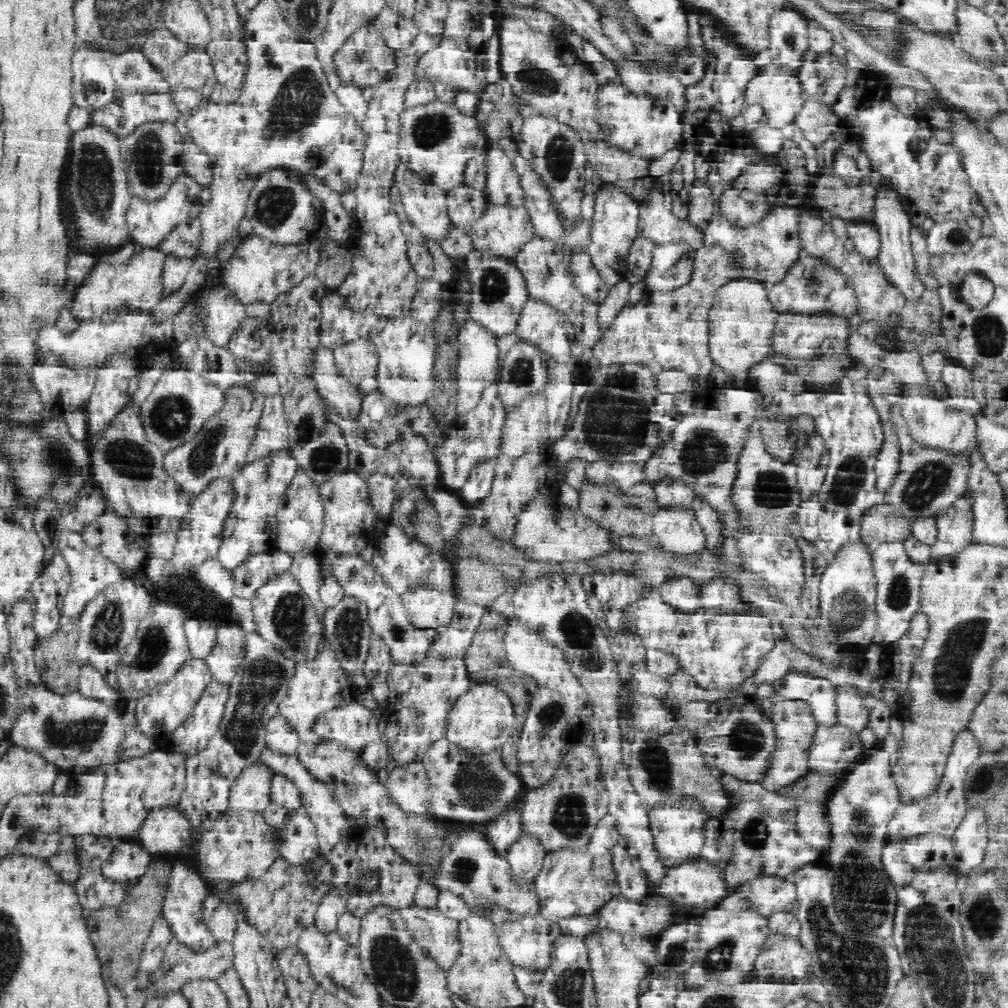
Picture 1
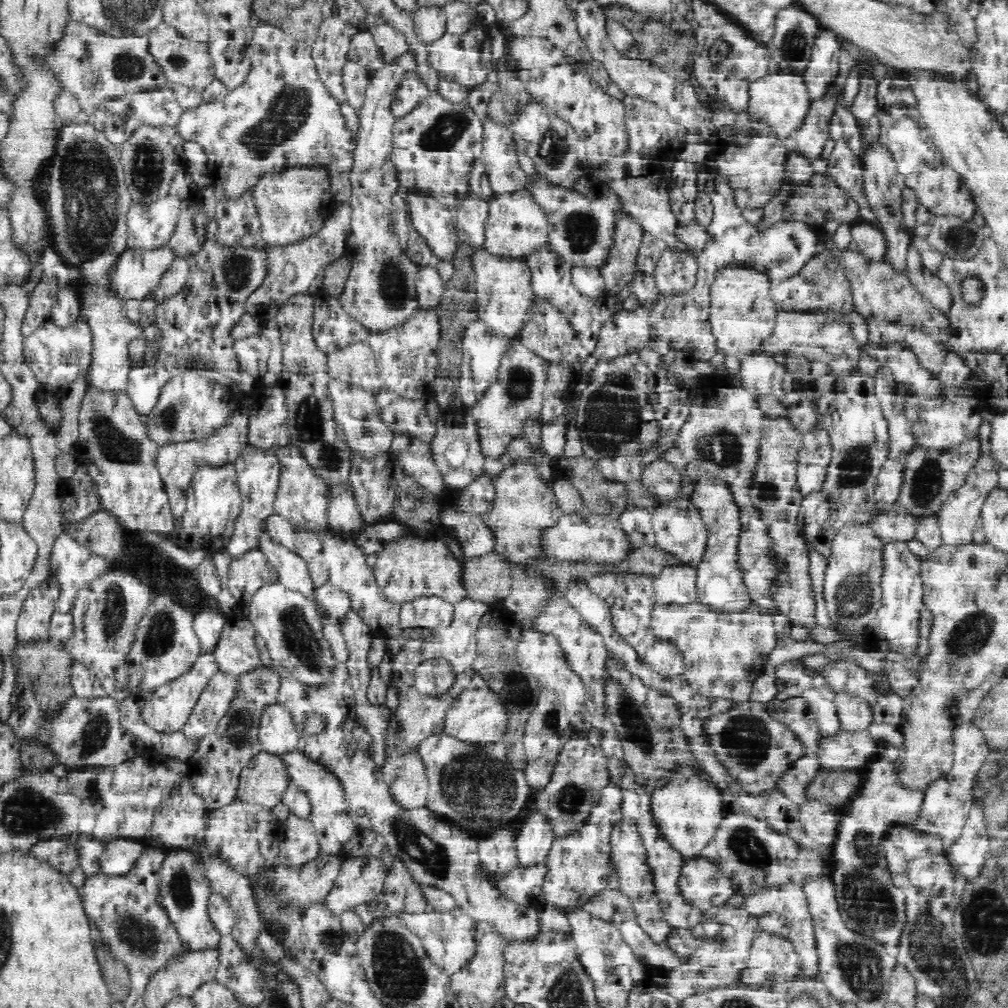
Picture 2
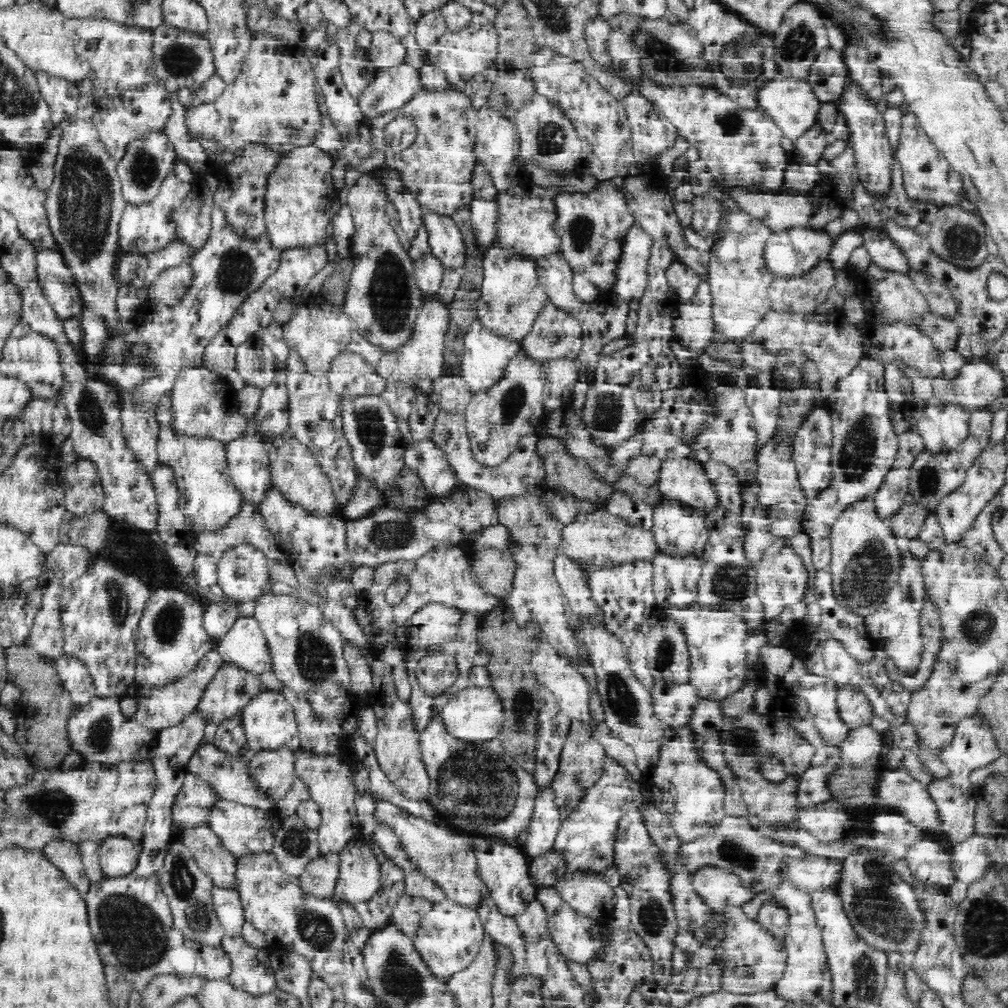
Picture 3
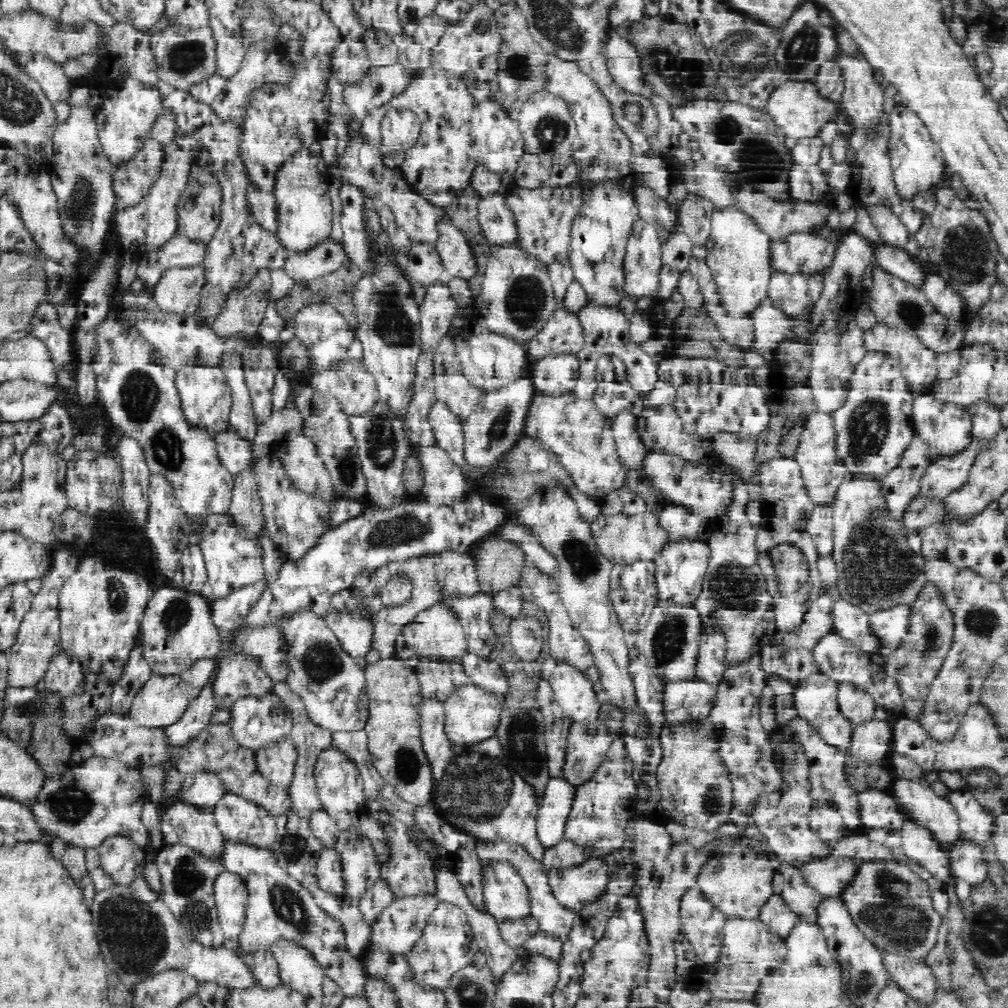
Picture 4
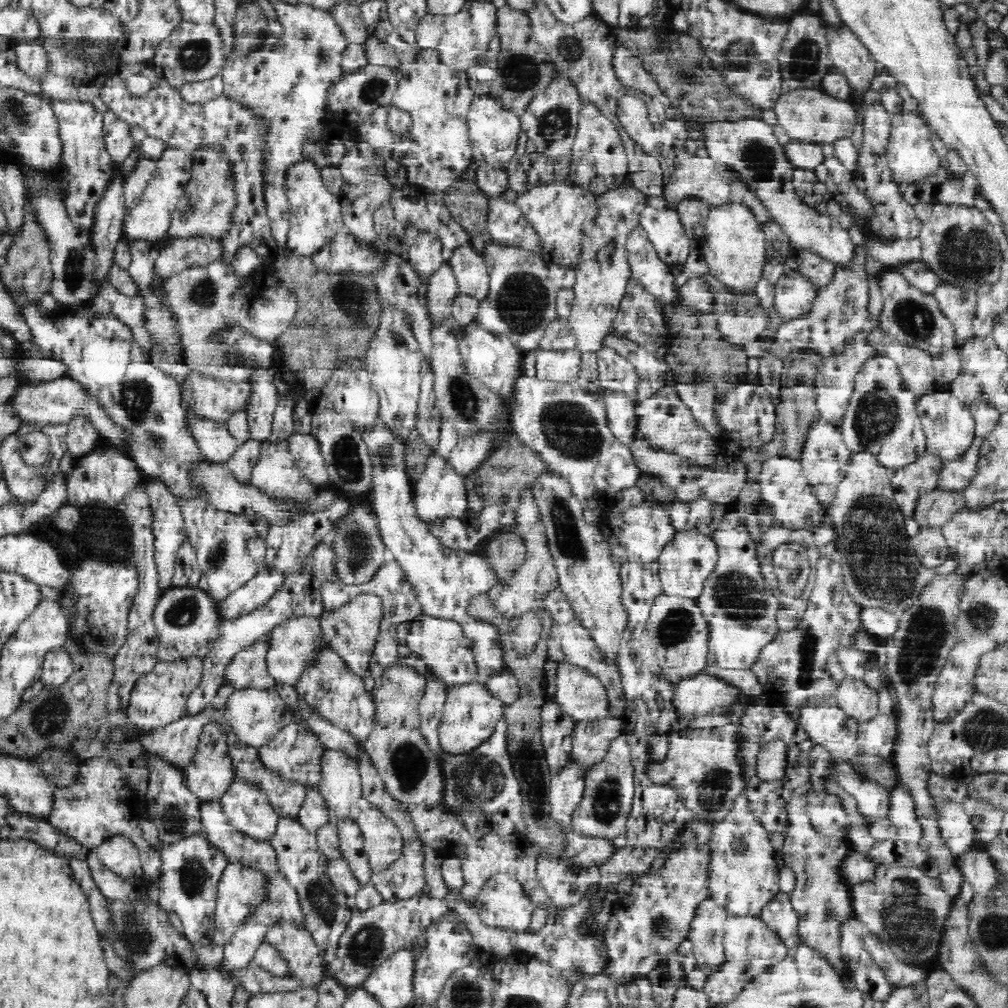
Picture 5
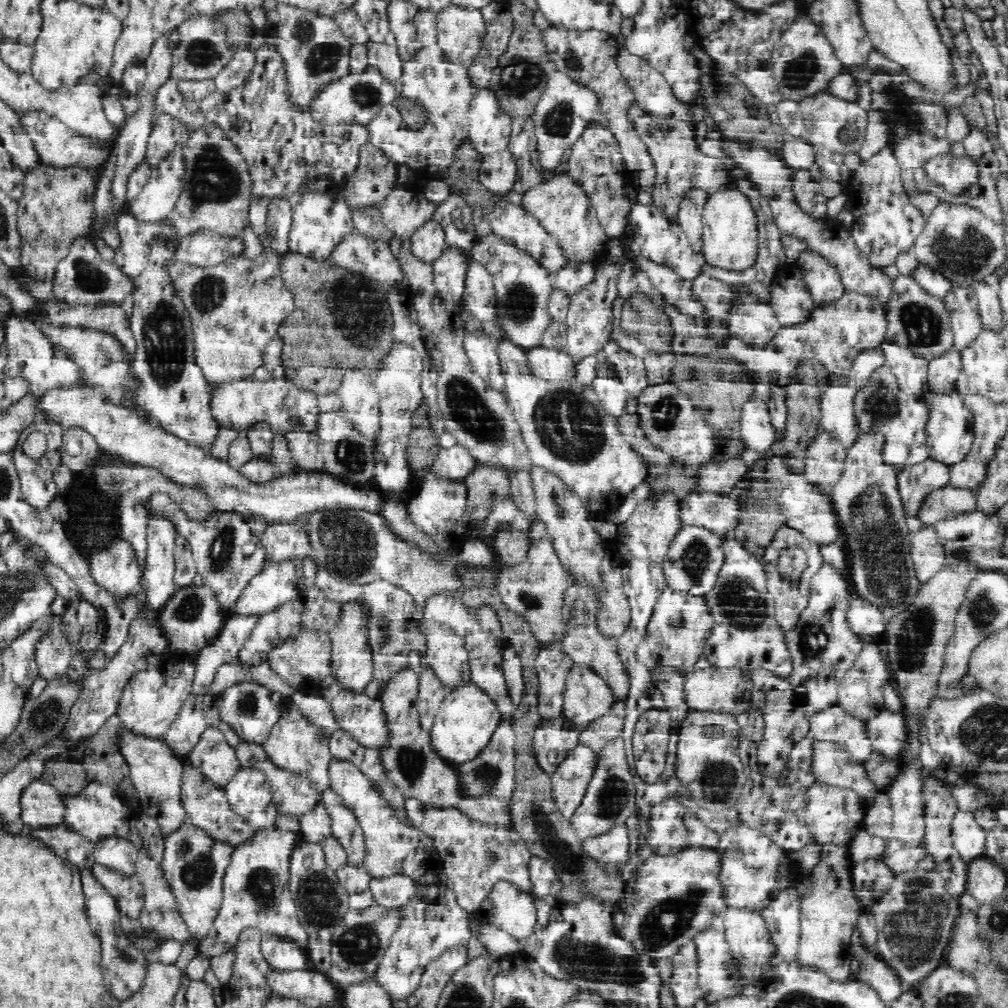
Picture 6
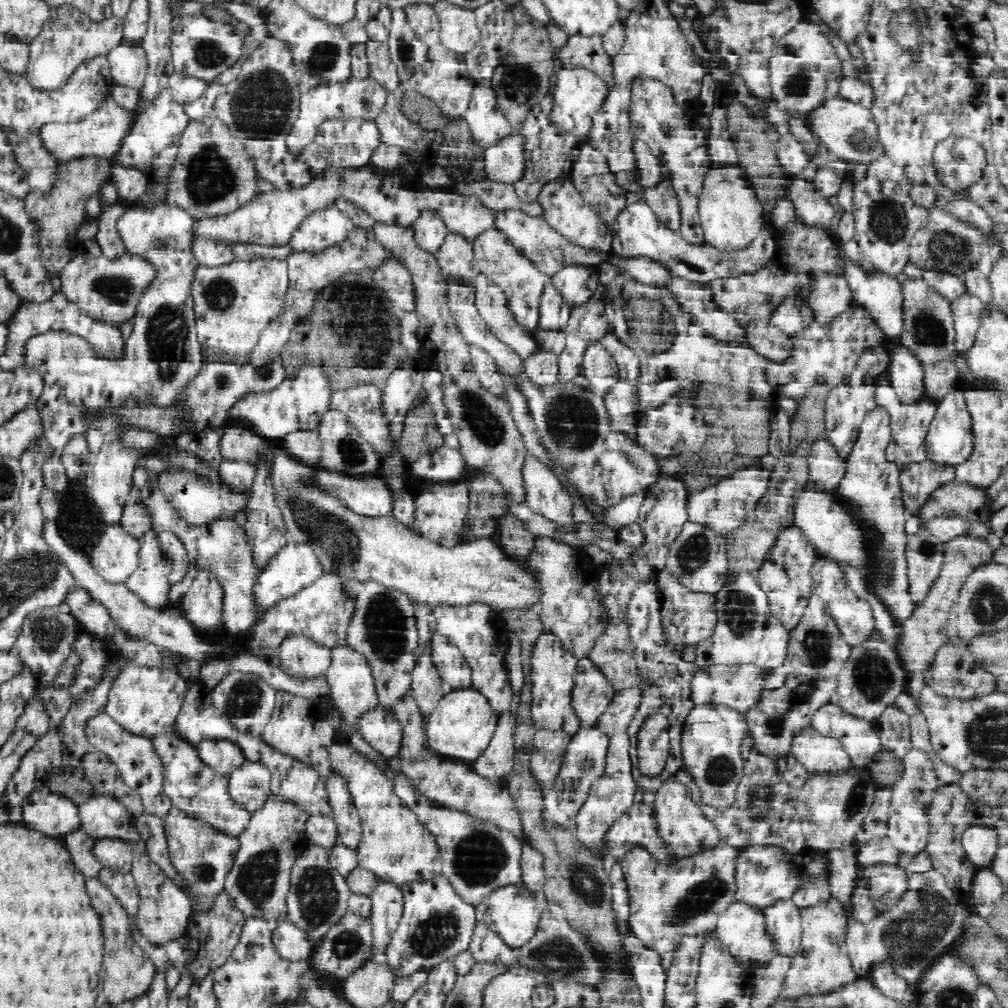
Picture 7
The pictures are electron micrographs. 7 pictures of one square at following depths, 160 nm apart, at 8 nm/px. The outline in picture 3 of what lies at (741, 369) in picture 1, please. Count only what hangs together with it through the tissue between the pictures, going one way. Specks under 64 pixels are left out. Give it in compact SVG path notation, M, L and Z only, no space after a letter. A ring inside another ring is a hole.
M740 210L726 213L726 236L707 254L712 312L719 339L734 344L748 341L765 316L772 311L769 288L775 276L766 268L765 247L772 231L762 219Z

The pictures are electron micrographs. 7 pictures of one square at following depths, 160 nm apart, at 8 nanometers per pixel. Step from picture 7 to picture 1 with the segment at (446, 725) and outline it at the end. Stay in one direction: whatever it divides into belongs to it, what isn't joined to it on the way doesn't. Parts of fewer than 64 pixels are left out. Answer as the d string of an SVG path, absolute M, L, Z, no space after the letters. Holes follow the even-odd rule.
M475 679L472 686L459 696L449 712L445 736L458 748L472 756L487 755L500 749L510 738L516 737L516 716L510 695L496 684Z

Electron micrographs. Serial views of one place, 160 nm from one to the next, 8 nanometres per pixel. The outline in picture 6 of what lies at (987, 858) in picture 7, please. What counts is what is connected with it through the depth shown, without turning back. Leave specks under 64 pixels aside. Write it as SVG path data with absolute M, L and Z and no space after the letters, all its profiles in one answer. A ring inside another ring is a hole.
M958 809L951 820L951 841L964 861L985 855L986 831L978 826L973 813Z

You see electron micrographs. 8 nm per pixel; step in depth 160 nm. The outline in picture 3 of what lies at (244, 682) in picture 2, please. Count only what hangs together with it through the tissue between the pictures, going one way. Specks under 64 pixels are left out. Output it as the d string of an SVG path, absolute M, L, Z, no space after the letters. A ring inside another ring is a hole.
M242 710L237 713L232 718L222 720L219 723L216 737L211 745L230 757L249 760L254 752L248 745L248 736L243 726Z

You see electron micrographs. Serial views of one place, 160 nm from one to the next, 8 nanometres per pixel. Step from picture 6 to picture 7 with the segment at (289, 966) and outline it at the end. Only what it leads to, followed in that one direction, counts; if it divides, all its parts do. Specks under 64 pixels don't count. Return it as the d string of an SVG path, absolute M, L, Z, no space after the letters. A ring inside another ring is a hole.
M290 920L277 922L271 934L274 950L288 962L311 961L313 944L306 933Z

